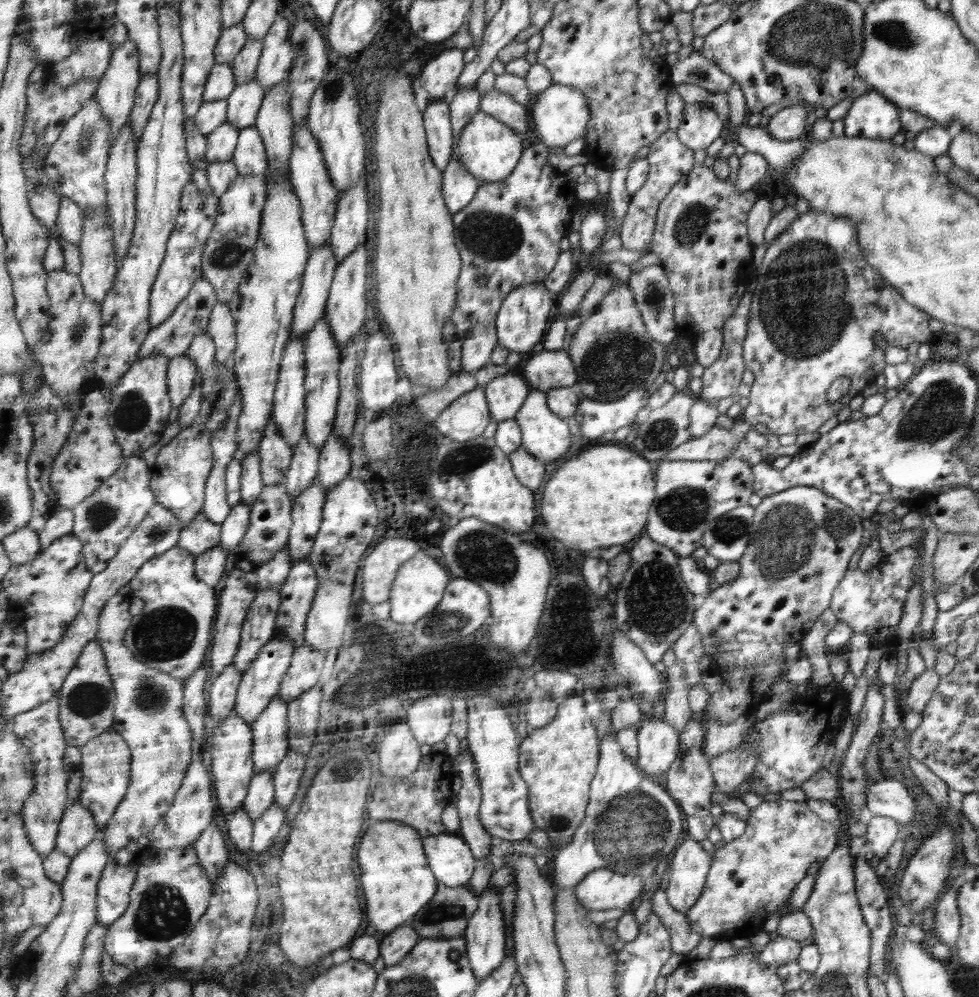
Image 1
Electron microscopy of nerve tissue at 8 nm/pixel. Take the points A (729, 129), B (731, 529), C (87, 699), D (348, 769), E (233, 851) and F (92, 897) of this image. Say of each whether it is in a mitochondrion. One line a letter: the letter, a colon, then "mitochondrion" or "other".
A: other
B: mitochondrion
C: mitochondrion
D: mitochondrion
E: other
F: other

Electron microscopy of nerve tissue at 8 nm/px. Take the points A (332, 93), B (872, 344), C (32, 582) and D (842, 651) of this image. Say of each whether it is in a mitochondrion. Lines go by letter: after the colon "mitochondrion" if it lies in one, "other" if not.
A: mitochondrion
B: other
C: other
D: other

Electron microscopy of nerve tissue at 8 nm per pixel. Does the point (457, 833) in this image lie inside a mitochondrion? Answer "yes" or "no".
no

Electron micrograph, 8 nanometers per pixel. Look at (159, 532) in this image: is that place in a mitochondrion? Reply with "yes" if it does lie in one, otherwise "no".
yes

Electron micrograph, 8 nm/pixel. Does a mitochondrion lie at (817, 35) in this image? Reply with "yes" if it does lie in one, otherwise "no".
yes

